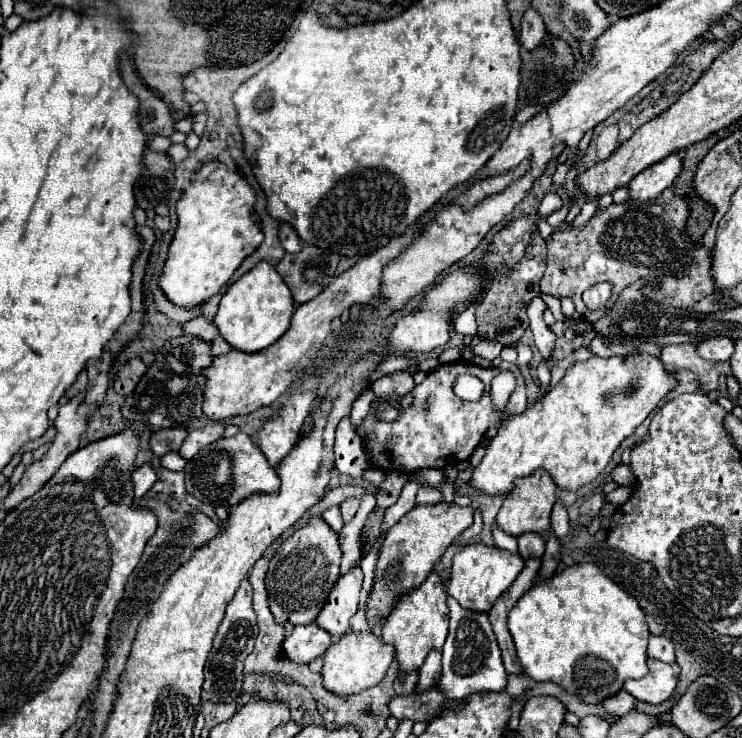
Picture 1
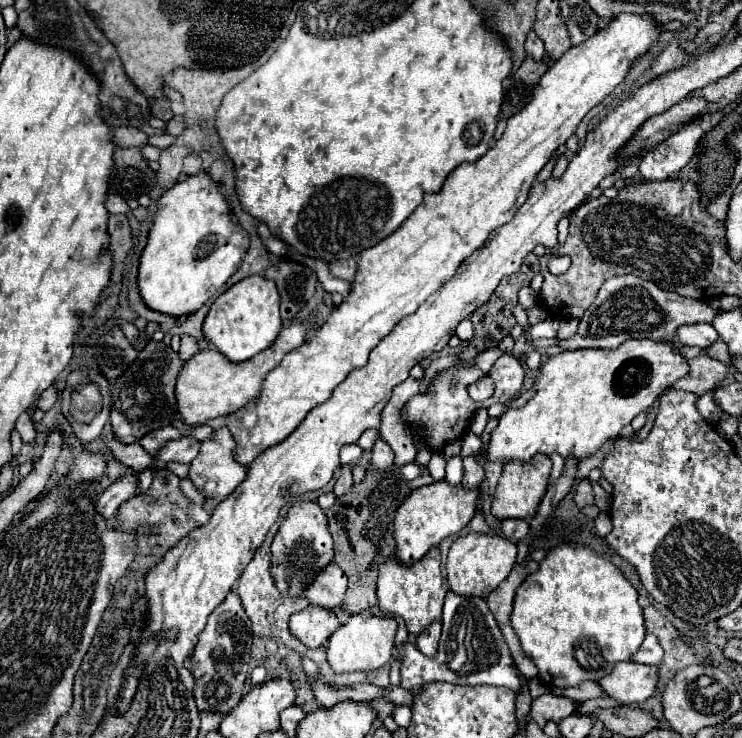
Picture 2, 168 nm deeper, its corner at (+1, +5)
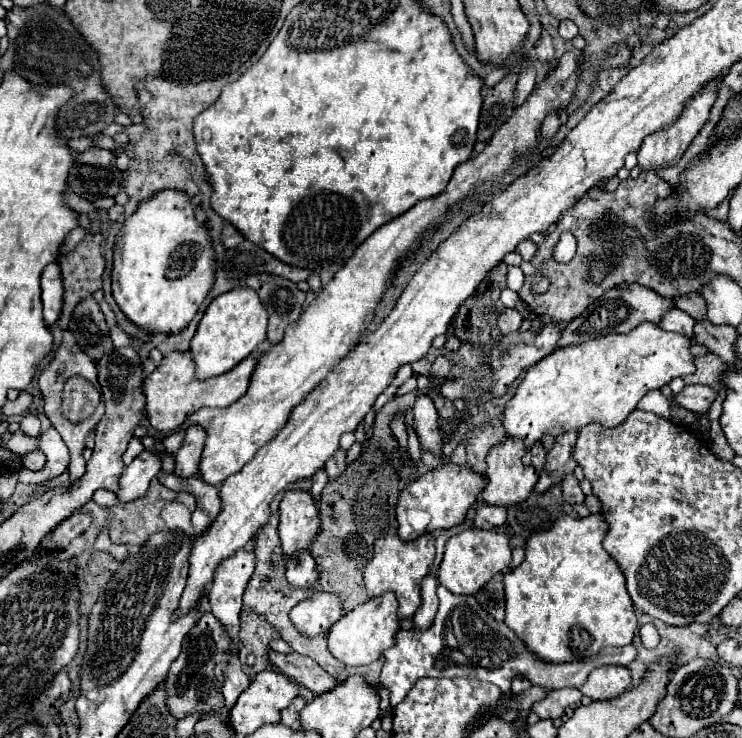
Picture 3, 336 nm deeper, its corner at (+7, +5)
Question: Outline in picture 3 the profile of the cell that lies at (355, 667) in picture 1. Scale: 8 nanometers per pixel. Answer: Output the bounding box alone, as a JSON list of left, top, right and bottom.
[328,592,400,666]

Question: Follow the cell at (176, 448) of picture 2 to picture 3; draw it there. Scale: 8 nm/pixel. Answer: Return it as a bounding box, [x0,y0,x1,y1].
[116,450,160,502]

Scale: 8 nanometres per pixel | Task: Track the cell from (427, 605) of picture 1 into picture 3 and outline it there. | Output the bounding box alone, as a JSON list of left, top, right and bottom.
[364,532,434,618]

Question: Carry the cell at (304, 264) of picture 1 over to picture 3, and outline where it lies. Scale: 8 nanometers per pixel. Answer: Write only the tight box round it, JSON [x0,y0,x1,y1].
[246,274,306,344]

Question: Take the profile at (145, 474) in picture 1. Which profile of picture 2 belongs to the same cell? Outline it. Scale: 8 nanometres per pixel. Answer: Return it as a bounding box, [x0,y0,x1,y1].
[96,472,140,520]

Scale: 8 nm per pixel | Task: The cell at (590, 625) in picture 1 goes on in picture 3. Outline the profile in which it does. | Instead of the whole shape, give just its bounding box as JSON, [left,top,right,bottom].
[504,514,636,662]

